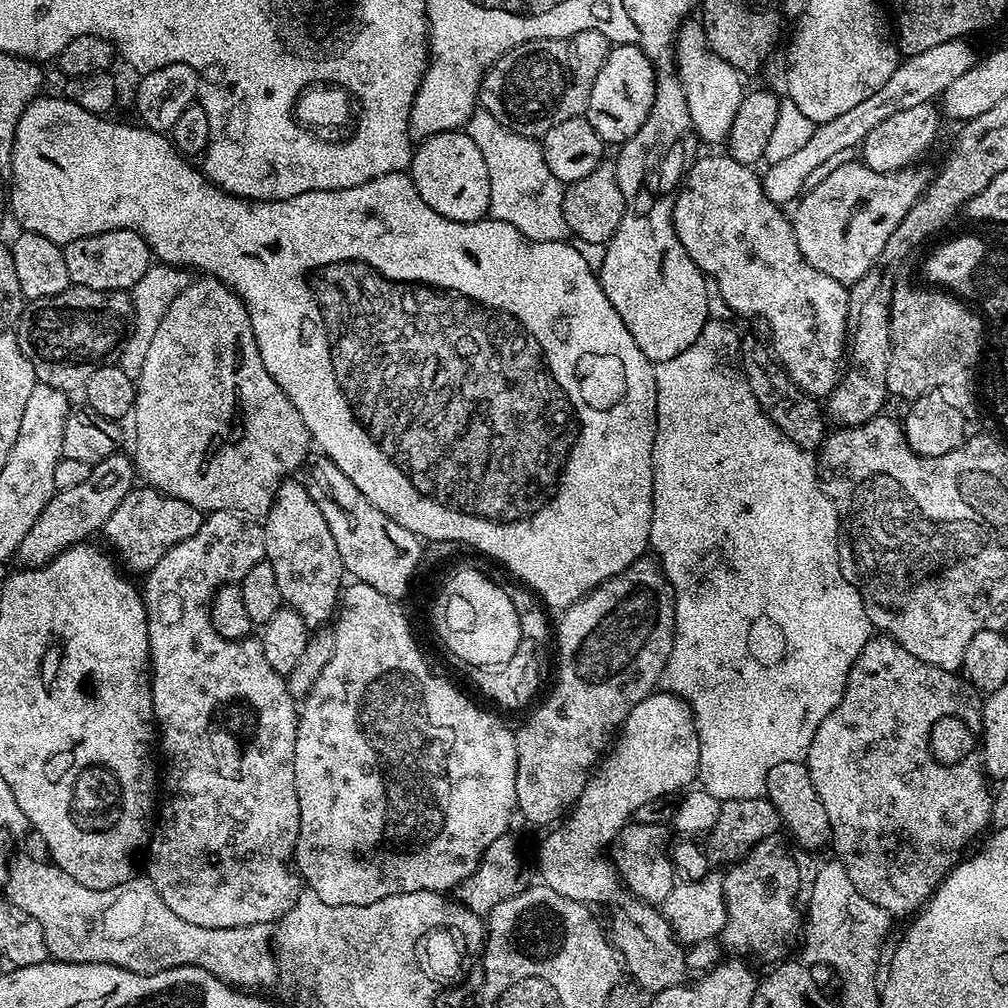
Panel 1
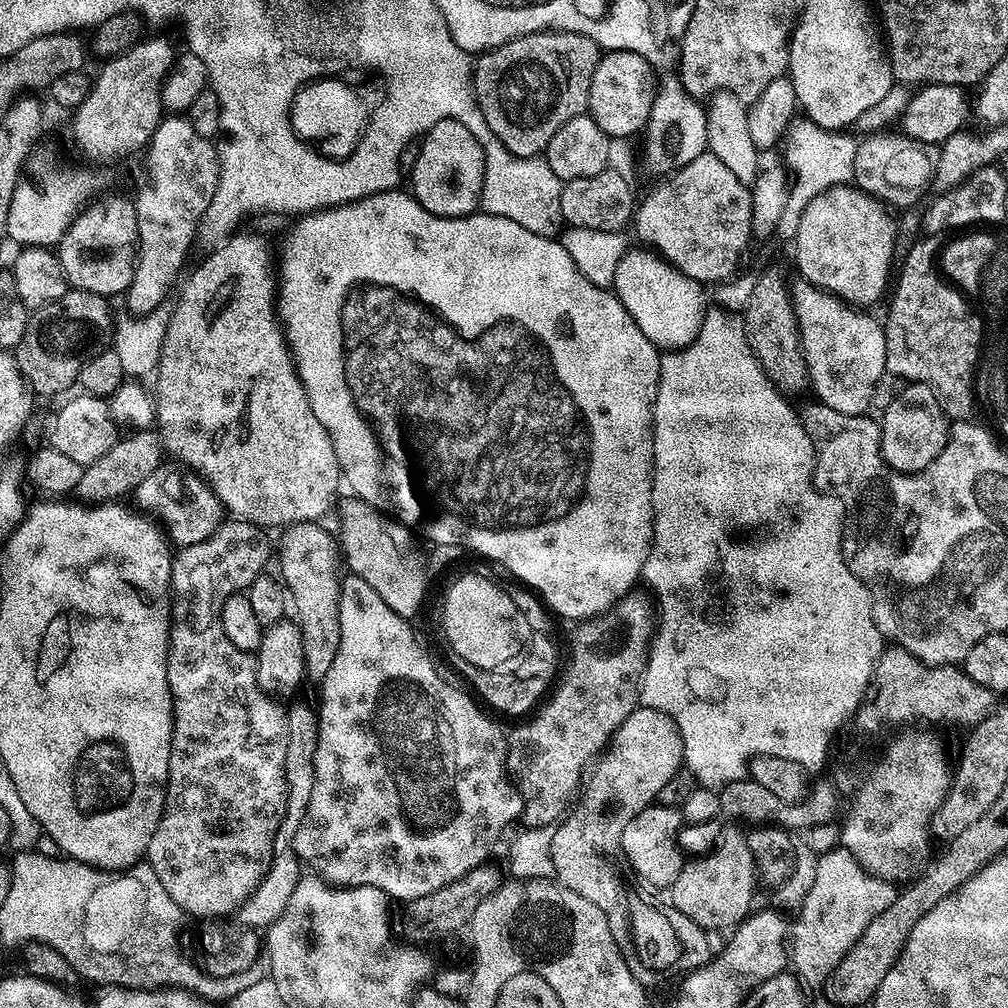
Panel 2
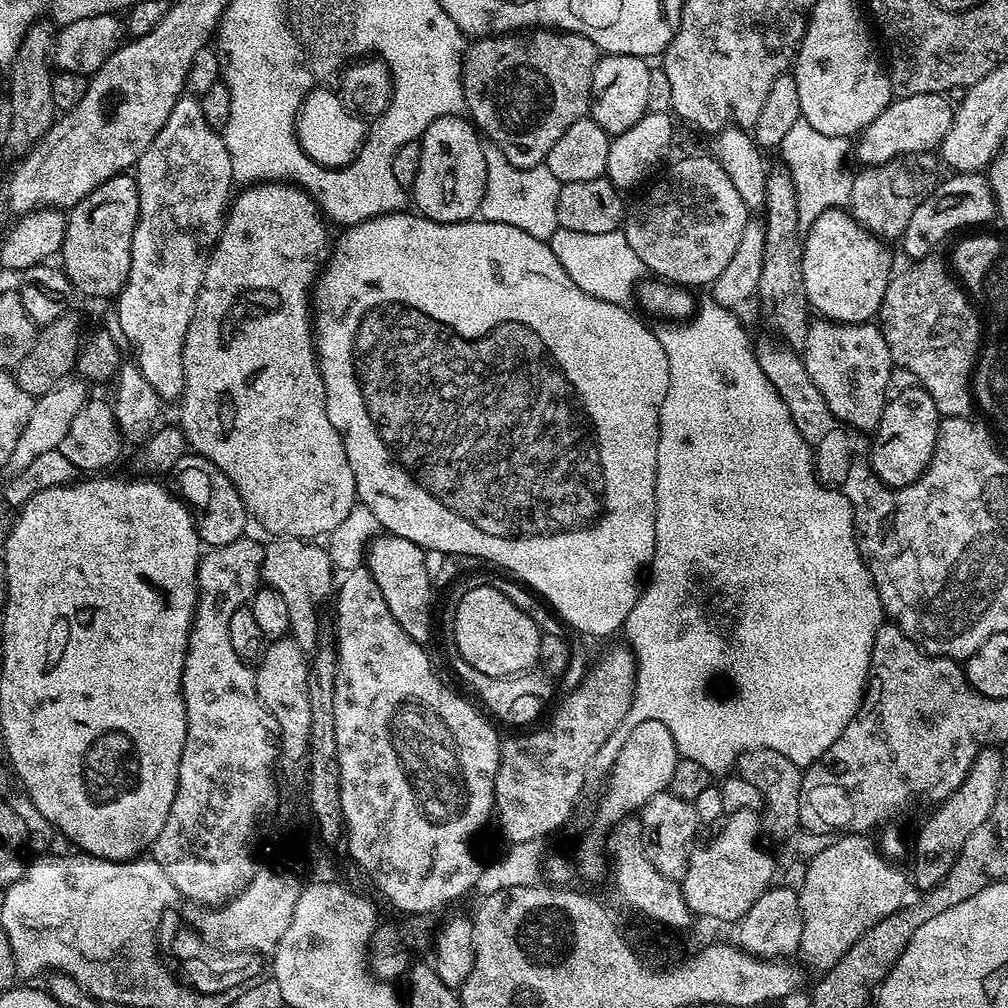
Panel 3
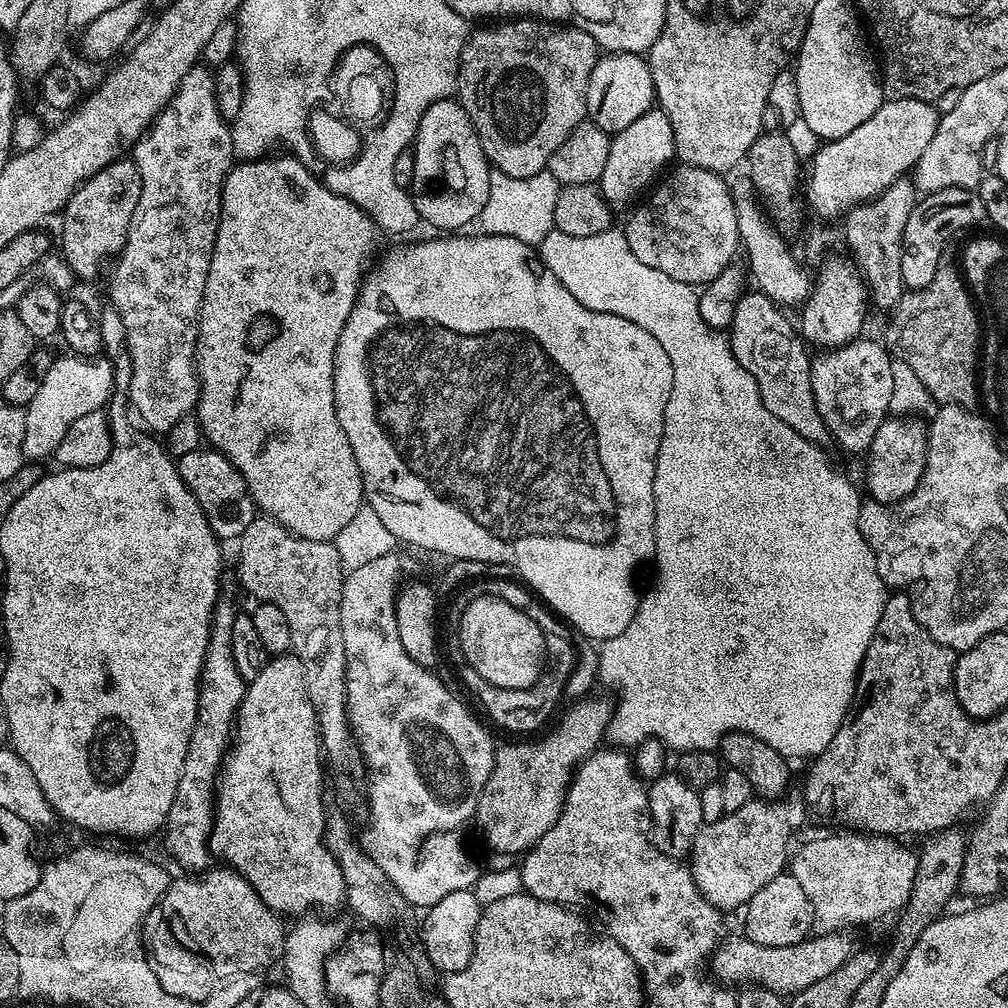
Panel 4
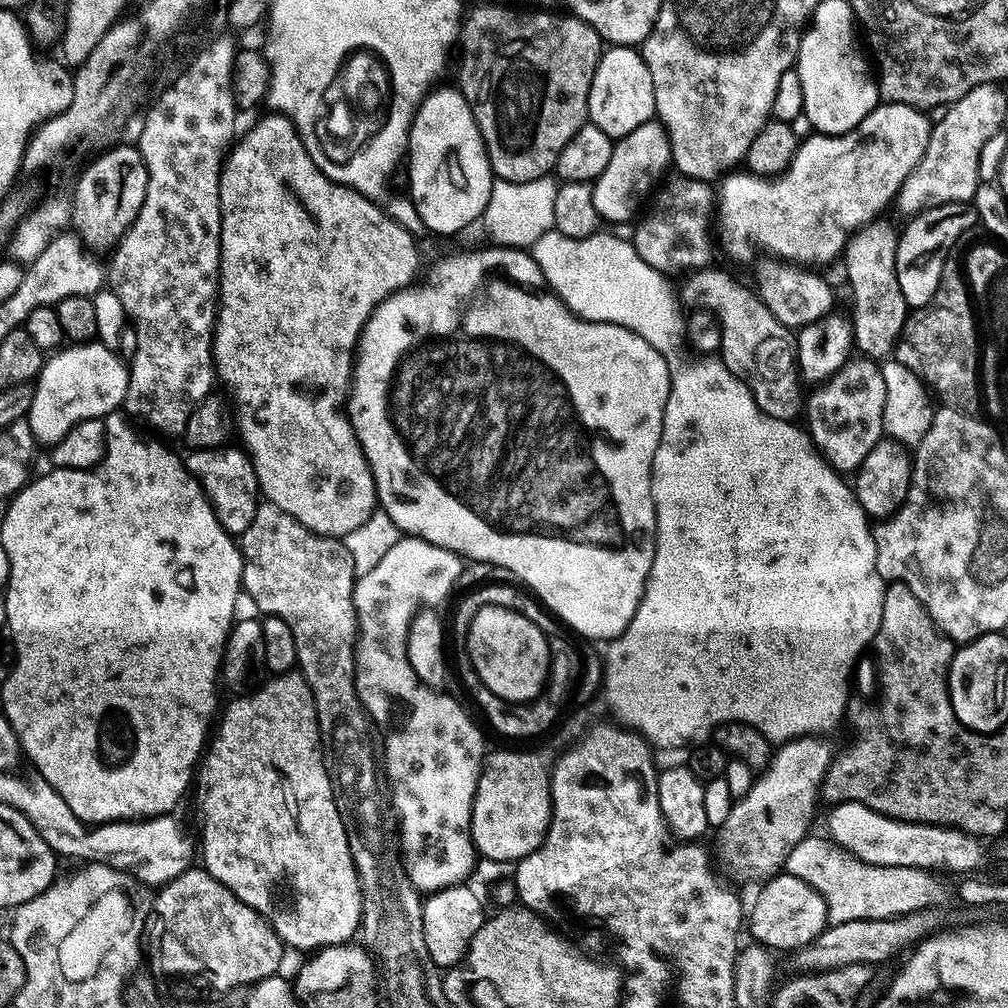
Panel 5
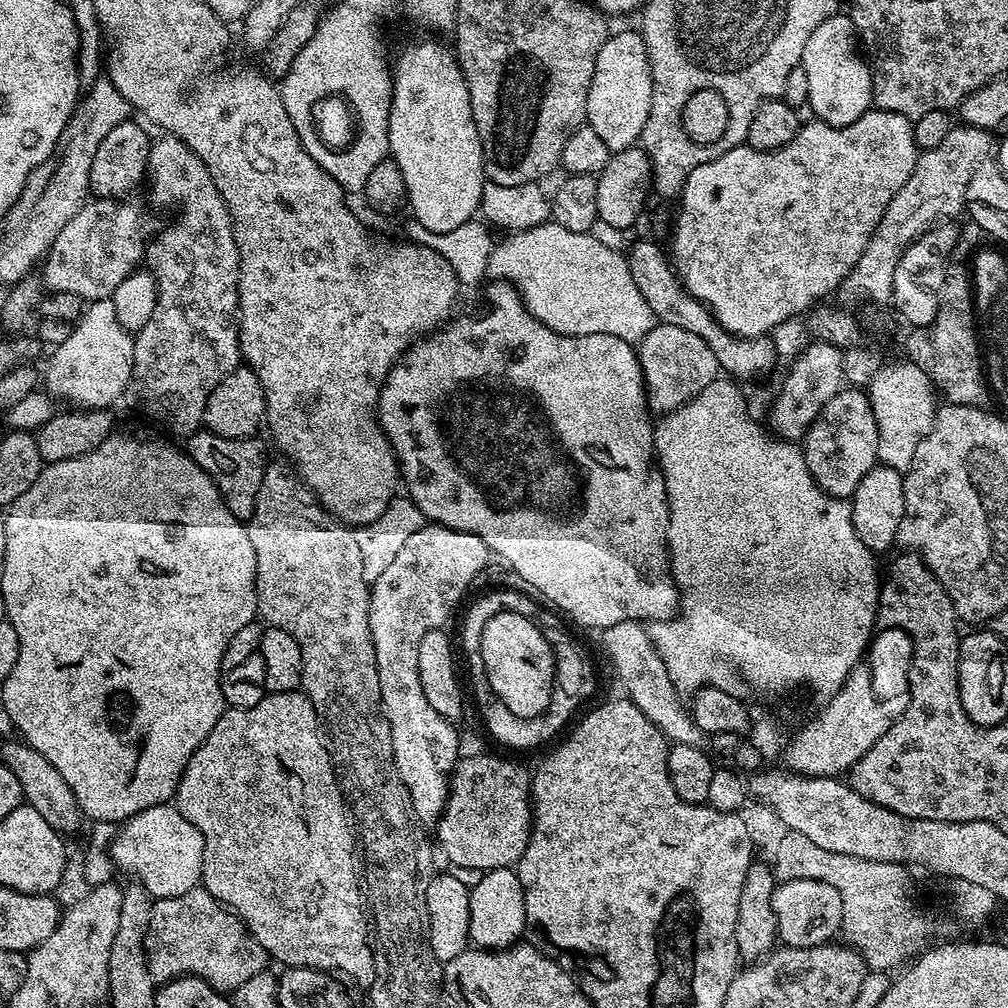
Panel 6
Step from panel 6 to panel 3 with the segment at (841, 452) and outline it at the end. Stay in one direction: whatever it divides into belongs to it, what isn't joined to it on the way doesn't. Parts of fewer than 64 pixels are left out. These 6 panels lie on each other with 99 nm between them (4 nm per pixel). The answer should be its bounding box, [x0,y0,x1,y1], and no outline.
[802,319,894,430]

